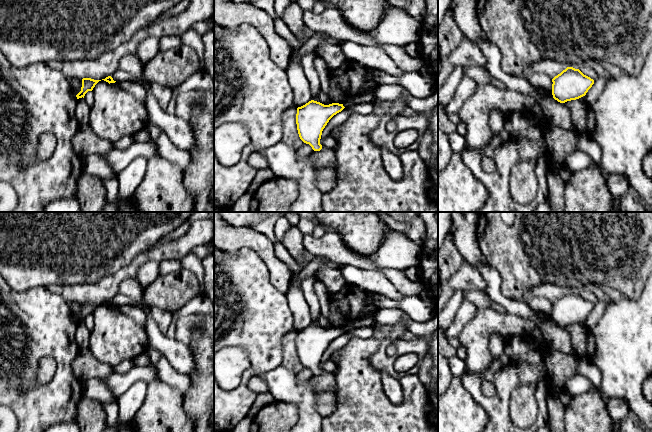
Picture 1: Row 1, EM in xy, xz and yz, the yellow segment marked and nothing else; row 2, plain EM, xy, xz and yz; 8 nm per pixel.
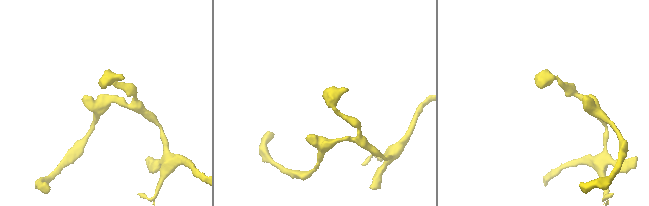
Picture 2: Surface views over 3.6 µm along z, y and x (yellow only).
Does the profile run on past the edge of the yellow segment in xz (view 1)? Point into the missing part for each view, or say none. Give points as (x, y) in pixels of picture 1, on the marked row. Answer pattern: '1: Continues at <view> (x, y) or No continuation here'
1: No continuation here

